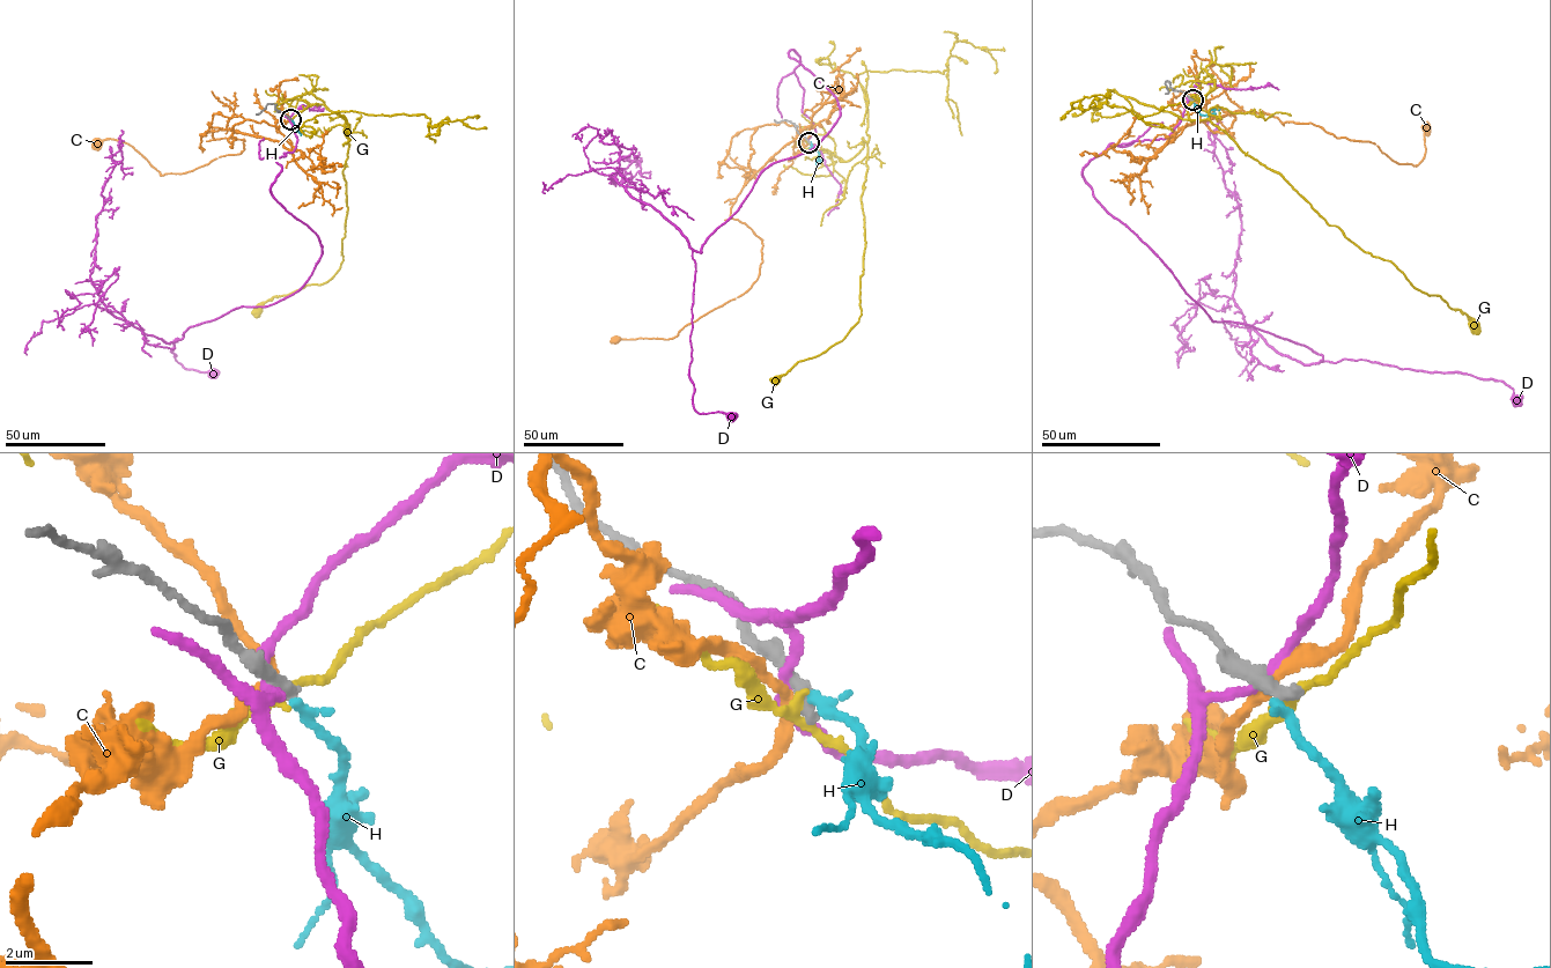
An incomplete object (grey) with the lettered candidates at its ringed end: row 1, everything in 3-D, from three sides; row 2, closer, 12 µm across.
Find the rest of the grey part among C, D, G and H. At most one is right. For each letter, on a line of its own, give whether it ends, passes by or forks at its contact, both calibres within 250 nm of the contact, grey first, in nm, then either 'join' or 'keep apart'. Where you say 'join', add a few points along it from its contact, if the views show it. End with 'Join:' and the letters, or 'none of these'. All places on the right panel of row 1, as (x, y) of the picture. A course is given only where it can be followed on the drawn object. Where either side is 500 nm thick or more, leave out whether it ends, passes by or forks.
C: it passes by; calibres 480 and 280 nm; keep apart
D: it passes by; calibres 480 and 240 nm; keep apart
G: it passes by; calibres 380 and 240 nm; keep apart
H: it ends; calibres 400 and 240 nm; keep apart
Join: none of these

